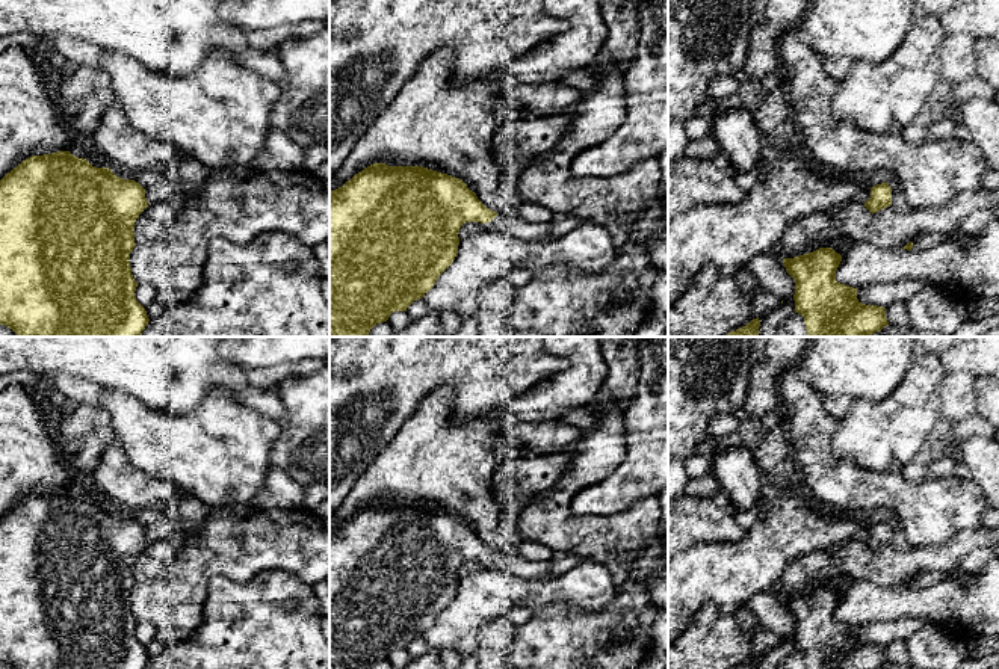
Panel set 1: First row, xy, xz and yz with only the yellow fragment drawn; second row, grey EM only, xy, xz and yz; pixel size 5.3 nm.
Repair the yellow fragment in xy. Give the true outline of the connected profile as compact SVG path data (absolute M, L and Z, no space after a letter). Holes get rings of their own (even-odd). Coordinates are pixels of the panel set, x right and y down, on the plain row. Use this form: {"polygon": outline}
{"polygon": "M70 489L32 494L0 518L0 663L12 669L144 669L150 657L136 639L138 621L131 613L130 590L135 581L135 560L148 545L145 527L135 518L116 515L109 506L95 506Z"}

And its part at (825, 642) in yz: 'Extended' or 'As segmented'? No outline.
As segmented

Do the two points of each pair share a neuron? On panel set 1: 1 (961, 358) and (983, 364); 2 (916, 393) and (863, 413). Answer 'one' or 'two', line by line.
1: one
2: one

